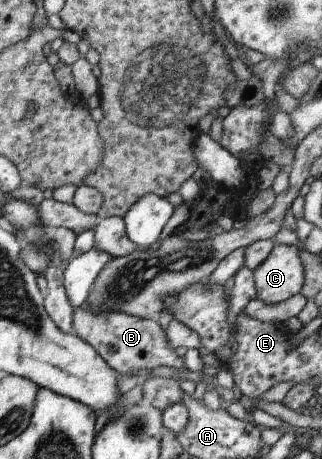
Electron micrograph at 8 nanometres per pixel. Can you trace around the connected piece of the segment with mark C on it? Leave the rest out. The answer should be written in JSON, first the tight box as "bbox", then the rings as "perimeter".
{"bbox":[252,243,303,303],"perimeter":[[[274,243],[270,254],[252,271],[255,298],[266,303],[286,300],[303,285],[303,268],[293,245]]]}

